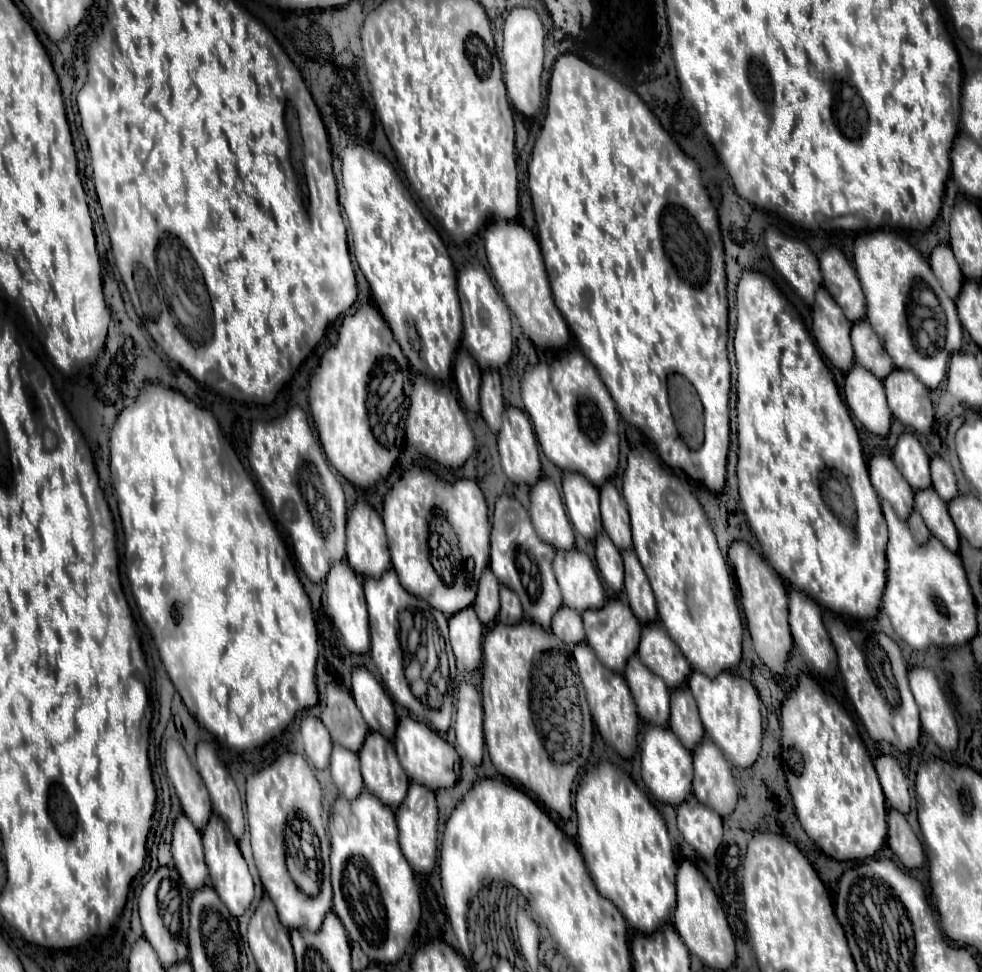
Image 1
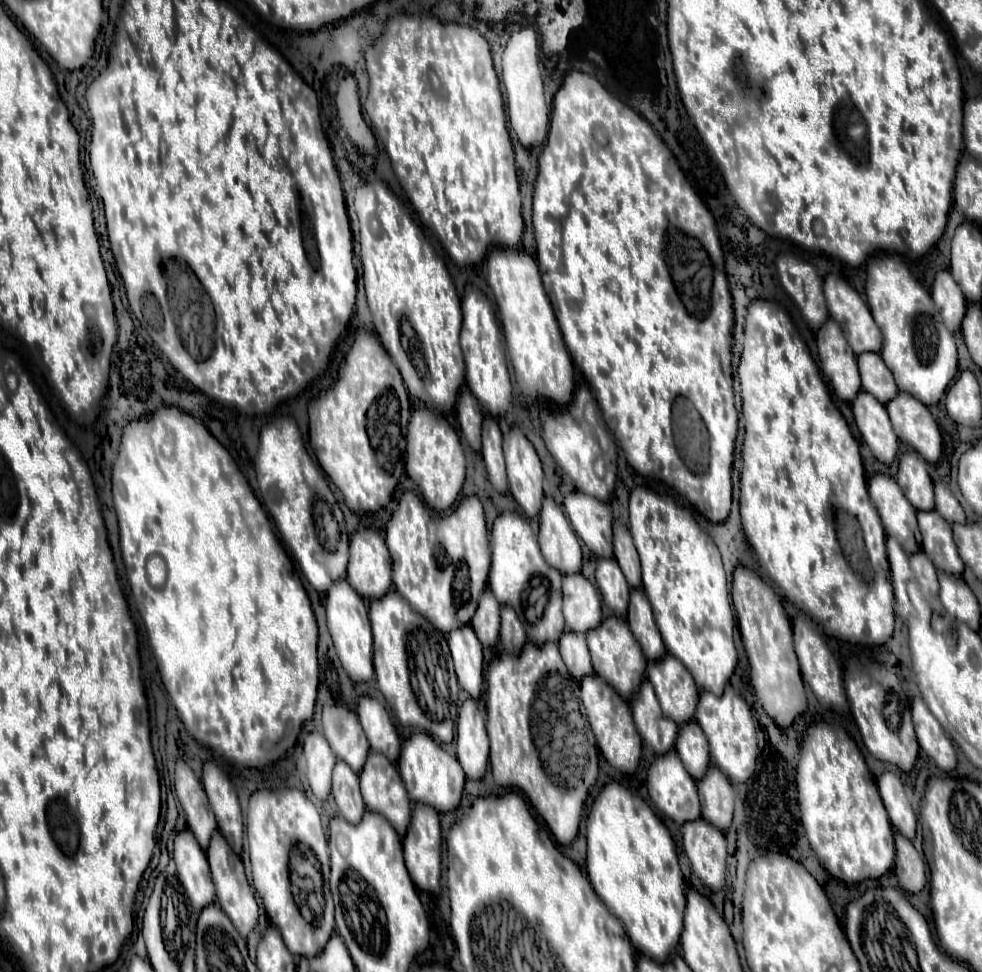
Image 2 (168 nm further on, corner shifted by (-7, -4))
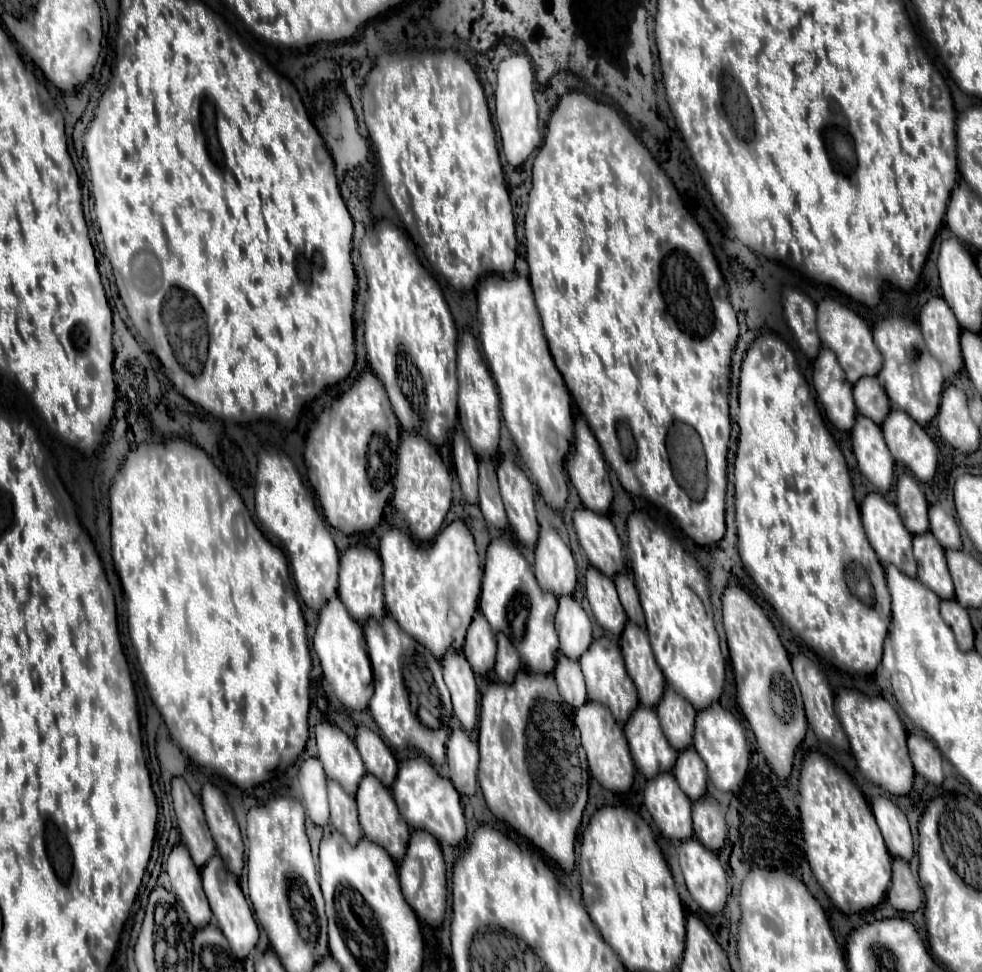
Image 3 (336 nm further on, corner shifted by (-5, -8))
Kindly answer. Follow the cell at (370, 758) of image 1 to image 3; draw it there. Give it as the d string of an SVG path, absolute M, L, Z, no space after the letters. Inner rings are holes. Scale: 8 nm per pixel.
M367 773L359 787L357 787L357 793L355 793L355 799L357 799L357 807L359 807L359 823L363 827L363 833L379 843L381 847L385 847L389 851L389 855L399 863L401 857L405 855L405 849L407 849L407 841L409 841L409 835L411 835L411 829L407 825L407 821L401 817L399 809L397 809L397 803L389 791L389 787L385 787L375 775Z

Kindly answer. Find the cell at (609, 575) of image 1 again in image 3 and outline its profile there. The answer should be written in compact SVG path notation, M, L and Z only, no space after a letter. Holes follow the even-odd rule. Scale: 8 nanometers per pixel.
M589 567L585 573L585 589L597 623L611 635L621 635L627 615L619 601L613 579L603 575L599 569Z

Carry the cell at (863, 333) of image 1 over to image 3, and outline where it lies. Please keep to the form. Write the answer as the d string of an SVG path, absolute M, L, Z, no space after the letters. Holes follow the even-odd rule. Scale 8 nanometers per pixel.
M861 377L853 385L853 397L855 397L857 411L861 415L873 419L877 425L881 425L881 421L891 411L889 397L887 397L885 389L879 385L877 377Z

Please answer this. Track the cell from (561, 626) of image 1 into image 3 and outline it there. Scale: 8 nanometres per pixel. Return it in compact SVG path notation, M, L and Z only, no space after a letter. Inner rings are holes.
M559 655L553 675L555 675L555 681L557 681L561 697L573 709L577 709L577 705L583 705L587 701L585 677L583 677L581 665L579 665L577 659L571 659L567 655Z

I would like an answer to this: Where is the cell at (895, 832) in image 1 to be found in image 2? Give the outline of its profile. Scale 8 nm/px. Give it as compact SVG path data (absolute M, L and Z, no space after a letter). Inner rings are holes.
M895 833L895 847L897 847L897 861L895 861L895 875L899 881L899 887L907 893L919 893L925 887L927 875L925 875L925 863L915 851L913 843L905 839L901 833Z

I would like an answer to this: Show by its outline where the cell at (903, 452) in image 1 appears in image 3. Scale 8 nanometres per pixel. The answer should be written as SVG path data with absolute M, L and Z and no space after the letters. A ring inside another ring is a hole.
M903 471L897 479L897 499L895 505L901 513L901 519L905 521L905 527L917 535L929 531L929 505L927 499L917 483L917 479Z

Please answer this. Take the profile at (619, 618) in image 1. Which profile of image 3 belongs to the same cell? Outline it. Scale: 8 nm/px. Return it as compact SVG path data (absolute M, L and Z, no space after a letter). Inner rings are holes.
M599 637L591 643L591 647L581 655L579 661L581 661L583 673L585 673L589 699L591 701L601 701L603 705L609 705L613 717L617 717L617 721L625 723L629 719L629 715L633 713L633 709L637 709L639 697L637 697L637 687L633 685L631 677L625 671L625 661L621 657L621 647L617 643L613 643L609 637Z

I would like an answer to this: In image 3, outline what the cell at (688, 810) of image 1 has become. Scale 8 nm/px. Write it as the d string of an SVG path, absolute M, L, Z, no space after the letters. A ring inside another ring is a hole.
M697 837L685 839L679 845L681 871L689 893L703 911L715 915L727 903L727 873L711 849L705 849Z

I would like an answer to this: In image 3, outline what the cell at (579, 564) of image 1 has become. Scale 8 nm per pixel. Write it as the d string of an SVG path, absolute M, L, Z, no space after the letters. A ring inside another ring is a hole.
M573 595L559 599L555 625L561 641L561 653L579 659L591 645L591 619Z

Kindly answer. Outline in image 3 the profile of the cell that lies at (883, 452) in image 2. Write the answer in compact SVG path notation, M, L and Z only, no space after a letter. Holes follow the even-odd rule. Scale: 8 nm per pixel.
M857 413L851 431L853 451L861 473L881 491L887 493L893 483L893 457L887 449L881 427L869 417Z

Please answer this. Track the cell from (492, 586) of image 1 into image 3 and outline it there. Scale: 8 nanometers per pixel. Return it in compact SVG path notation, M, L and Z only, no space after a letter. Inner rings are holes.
M477 609L467 629L463 653L465 657L469 657L475 673L489 673L495 665L495 633L491 631L491 625L481 613L481 609Z

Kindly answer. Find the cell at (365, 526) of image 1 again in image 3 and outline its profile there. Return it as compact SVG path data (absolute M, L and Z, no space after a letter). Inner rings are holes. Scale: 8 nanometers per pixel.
M355 545L341 553L339 597L349 609L349 615L359 623L365 623L369 617L381 619L385 615L385 599L383 599L383 589L381 589L381 559L377 551L365 545Z

